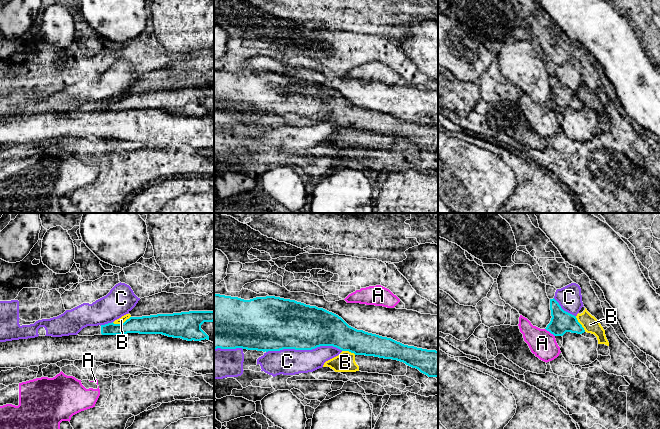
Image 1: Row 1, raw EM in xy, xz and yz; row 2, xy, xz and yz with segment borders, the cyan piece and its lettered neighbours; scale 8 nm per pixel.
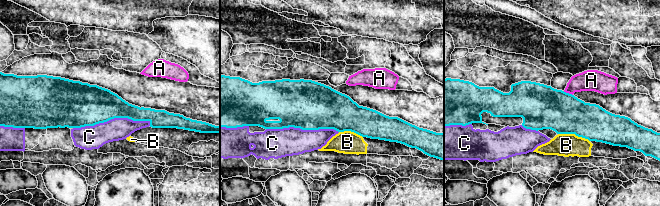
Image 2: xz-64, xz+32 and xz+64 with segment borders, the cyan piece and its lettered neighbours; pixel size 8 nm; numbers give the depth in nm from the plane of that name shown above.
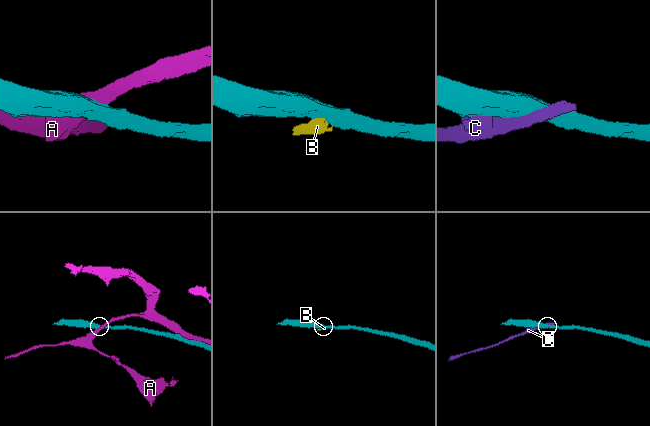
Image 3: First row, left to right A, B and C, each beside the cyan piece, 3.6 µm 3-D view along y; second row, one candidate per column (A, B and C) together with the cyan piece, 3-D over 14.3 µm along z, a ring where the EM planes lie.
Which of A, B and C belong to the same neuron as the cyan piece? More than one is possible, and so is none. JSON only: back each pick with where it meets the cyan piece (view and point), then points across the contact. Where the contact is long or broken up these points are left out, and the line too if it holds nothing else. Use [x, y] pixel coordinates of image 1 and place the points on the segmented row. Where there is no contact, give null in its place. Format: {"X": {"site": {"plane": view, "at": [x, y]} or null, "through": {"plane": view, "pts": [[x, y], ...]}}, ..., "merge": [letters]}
{"merge": []}

